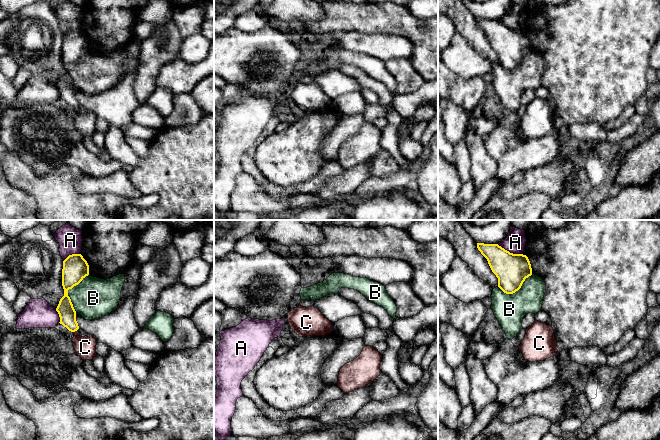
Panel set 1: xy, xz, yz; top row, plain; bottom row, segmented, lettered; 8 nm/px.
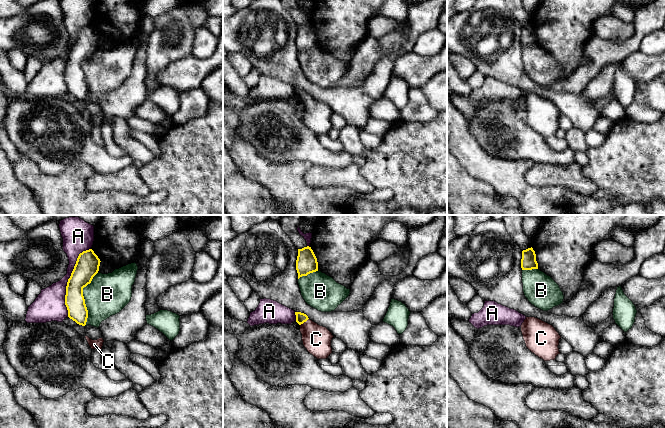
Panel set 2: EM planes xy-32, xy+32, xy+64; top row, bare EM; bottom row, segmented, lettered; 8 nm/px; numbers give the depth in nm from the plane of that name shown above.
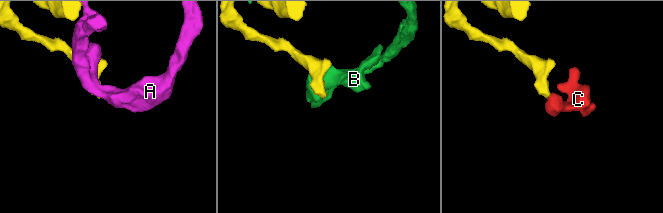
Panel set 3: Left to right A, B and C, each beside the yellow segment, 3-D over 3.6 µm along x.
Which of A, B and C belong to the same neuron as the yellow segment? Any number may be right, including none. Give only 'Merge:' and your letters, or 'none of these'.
Merge: C

